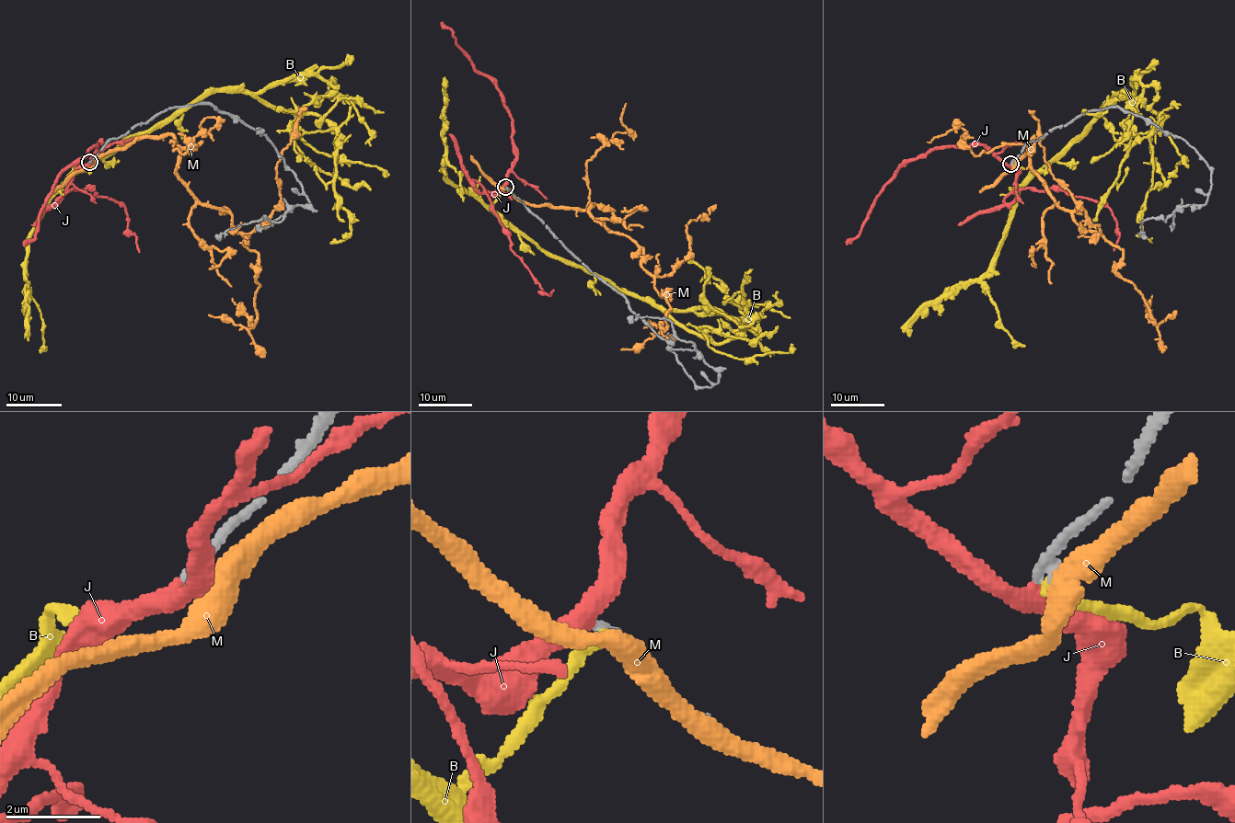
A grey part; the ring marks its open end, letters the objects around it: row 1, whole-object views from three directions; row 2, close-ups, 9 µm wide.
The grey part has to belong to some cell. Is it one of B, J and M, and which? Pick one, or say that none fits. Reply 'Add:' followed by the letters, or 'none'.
Add: J

